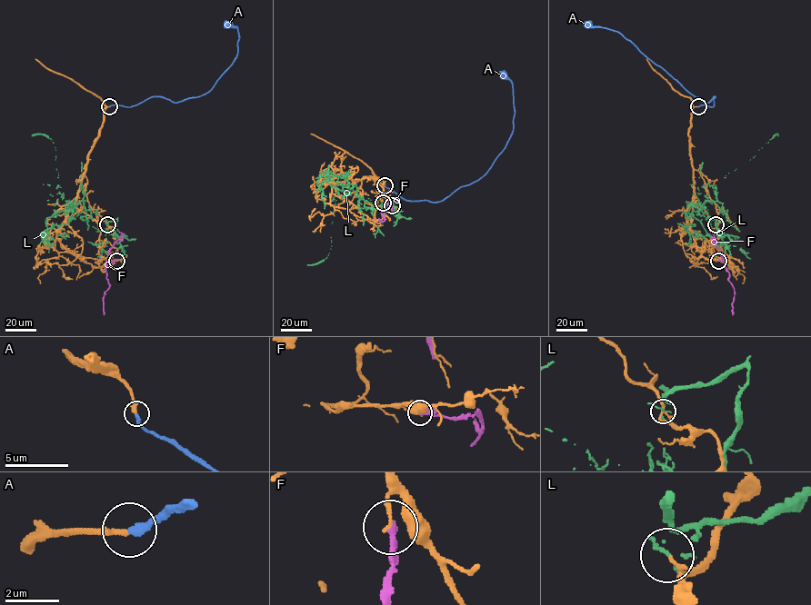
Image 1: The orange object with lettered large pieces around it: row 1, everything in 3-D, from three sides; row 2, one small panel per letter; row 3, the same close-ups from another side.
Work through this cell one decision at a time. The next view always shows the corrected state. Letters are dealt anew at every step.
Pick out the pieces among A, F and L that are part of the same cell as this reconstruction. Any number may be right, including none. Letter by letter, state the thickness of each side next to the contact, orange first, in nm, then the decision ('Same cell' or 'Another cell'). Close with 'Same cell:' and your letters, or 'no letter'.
A: Thickness 240 nm (orange) against 280 nm. Same cell
F: Thickness 140 nm (orange) against 280 nm. Another cell
L: Thickness 90 nm (orange) against 100 nm. Another cell
Same cell: A

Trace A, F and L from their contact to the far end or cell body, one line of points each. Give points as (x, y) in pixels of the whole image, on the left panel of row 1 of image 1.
A: (109, 106), (130, 106), (155, 96), (177, 103), (207, 93), (231, 65), (237, 53), (236, 27), (224, 24)
F: (116, 261), (105, 268), (109, 284), (104, 294), (104, 315)
L: (107, 224), (117, 219), (115, 234), (77, 215), (73, 204), (48, 217), (41, 234), (63, 223), (65, 239)

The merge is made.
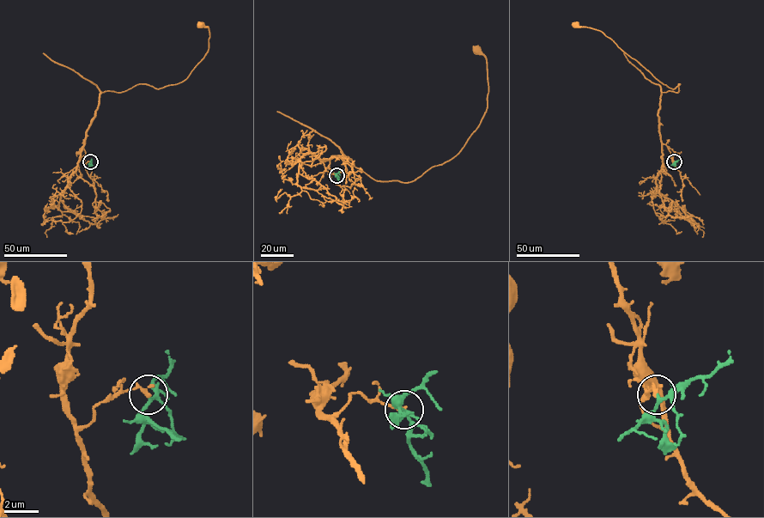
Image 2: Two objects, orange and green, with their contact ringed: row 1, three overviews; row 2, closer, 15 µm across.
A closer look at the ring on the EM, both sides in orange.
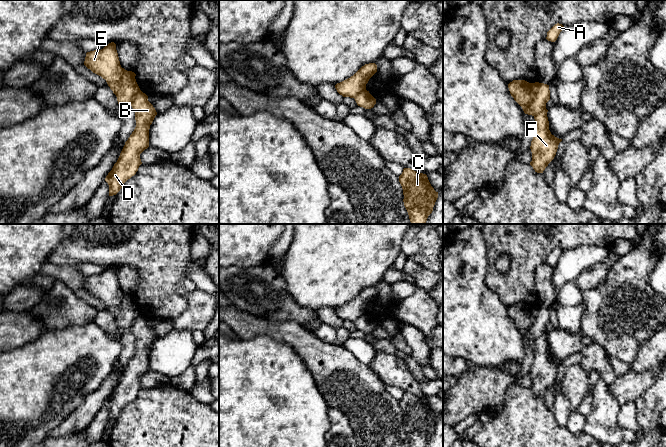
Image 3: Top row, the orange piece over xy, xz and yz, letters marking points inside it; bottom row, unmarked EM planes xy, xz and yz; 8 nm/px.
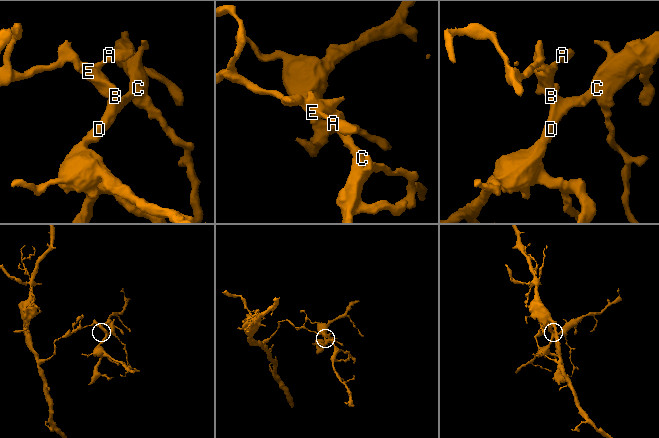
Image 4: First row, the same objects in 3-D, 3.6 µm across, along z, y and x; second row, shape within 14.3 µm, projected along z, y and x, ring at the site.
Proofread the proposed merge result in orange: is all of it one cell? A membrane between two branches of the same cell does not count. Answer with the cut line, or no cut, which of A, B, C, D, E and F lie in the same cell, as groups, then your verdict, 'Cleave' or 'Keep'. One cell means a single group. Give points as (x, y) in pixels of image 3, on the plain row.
Split along yz (540, 307), (527, 337). Groups: A E / B C D F. Cleave

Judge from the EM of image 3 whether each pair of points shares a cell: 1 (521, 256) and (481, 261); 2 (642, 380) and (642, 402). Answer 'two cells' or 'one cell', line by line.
1: two cells
2: two cells

